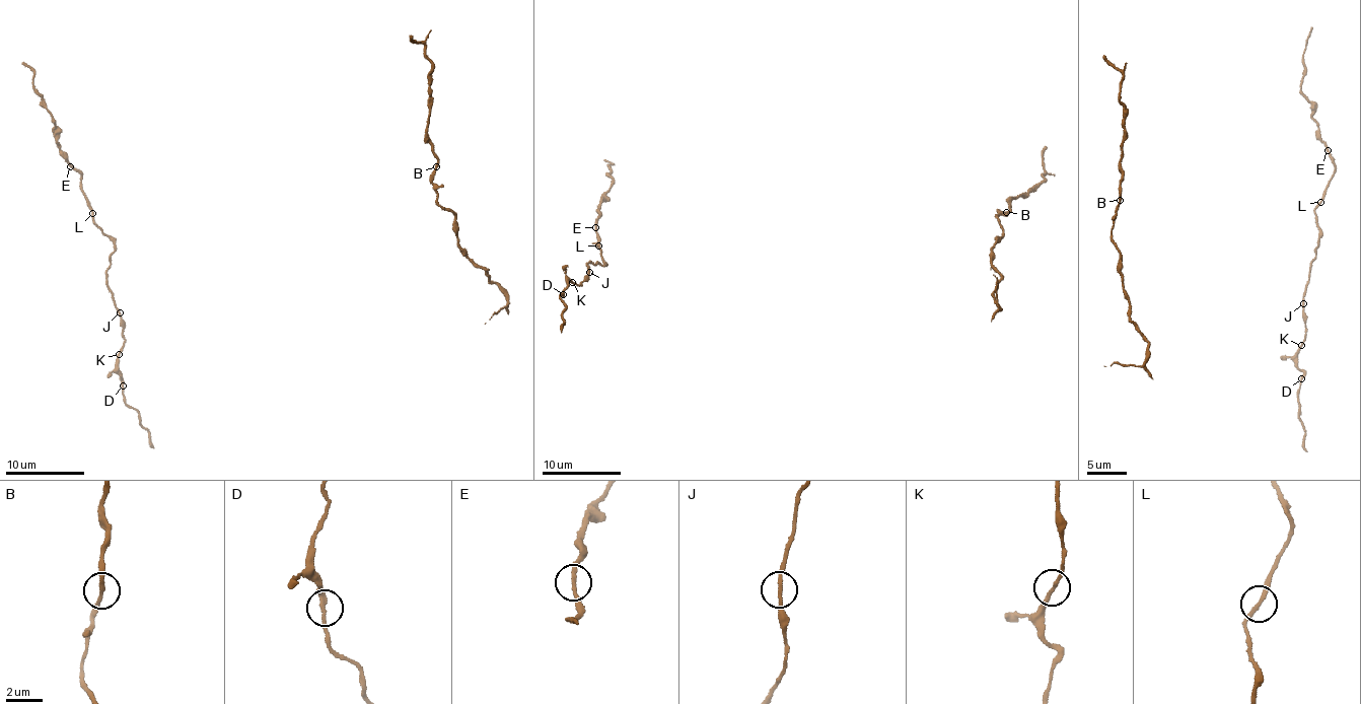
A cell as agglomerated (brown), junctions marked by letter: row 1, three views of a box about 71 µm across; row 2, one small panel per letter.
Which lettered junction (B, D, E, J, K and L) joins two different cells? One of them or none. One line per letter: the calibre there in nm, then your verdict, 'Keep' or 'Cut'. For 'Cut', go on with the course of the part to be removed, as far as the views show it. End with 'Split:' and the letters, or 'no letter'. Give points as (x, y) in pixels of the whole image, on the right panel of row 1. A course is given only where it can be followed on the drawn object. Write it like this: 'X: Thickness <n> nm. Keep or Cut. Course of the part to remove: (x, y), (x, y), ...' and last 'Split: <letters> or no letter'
B: Thickness 220 nm. Keep
D: Thickness 220 nm. Keep
E: Thickness 200 nm. Keep
J: Thickness 180 nm. Keep
K: Thickness 200 nm. Keep
L: Thickness 200 nm. Keep
Split: no letter

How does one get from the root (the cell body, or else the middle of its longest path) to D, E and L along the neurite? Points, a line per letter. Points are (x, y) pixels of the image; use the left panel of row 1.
D: (116, 239), (116, 251), (110, 258), (106, 273), (108, 289), (120, 313), (123, 332), (118, 362), (123, 385)
E: (116, 239), (96, 225), (82, 189), (81, 172), (70, 165)
L: (116, 239), (96, 225), (92, 213)

